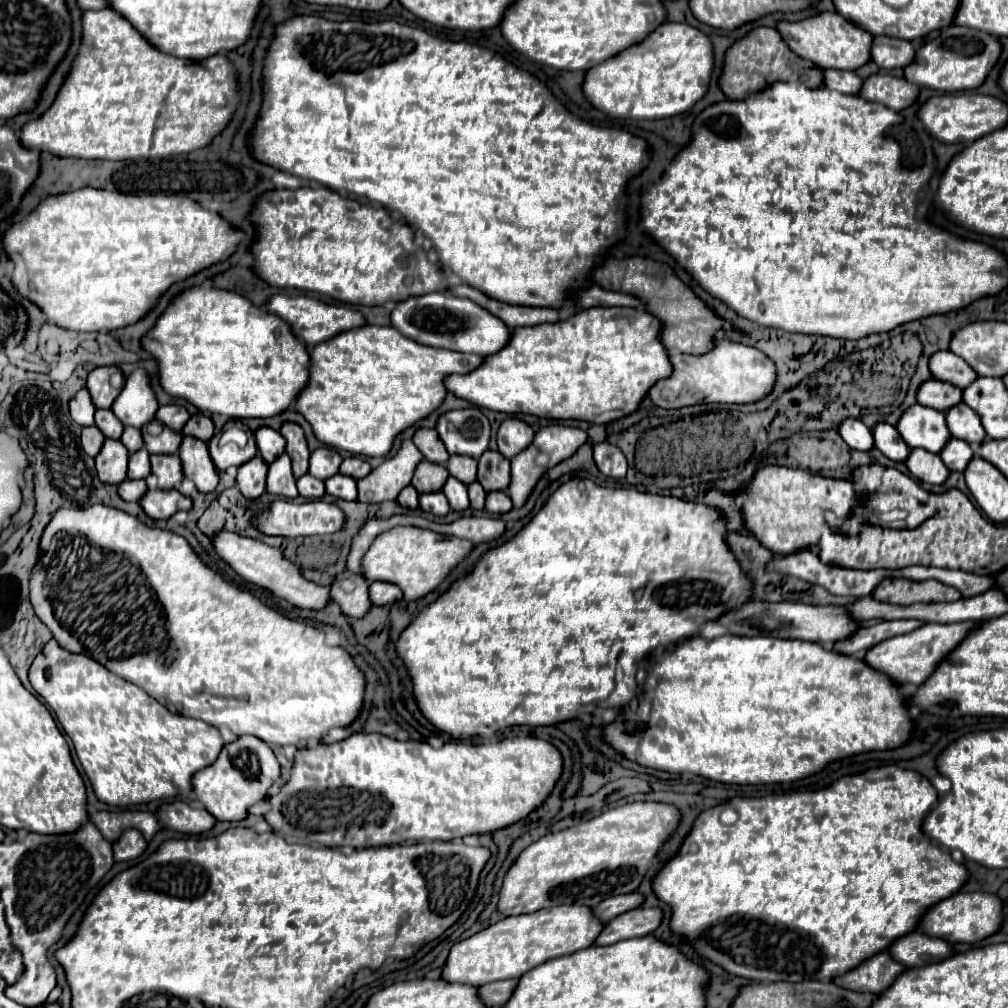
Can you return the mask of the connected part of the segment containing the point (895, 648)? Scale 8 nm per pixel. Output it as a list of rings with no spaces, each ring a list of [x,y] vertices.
[[[962,621],[962,623],[950,623],[950,625],[924,623],[920,629],[912,633],[886,639],[886,643],[878,643],[876,647],[872,647],[866,653],[866,663],[876,671],[890,675],[900,685],[918,687],[932,675],[932,671],[936,671],[938,663],[946,659],[948,653],[954,651],[962,643],[962,639],[966,639],[966,635],[974,631],[978,625],[980,625],[978,621]]]

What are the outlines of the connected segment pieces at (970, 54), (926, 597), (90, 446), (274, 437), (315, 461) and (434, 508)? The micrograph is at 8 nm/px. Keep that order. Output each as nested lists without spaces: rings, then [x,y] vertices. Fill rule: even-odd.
[[[950,25],[934,41],[918,49],[916,61],[904,69],[904,77],[920,87],[950,91],[950,93],[978,89],[986,81],[992,67],[998,63],[1000,53],[1002,53],[1002,43],[998,41],[998,37],[986,31]]]
[[[882,579],[874,589],[872,597],[884,603],[912,605],[912,603],[940,603],[956,601],[960,595],[954,587],[934,579],[910,581],[910,579]]]
[[[90,425],[90,427],[82,429],[82,447],[90,457],[96,457],[100,453],[100,447],[102,447],[104,439],[106,437],[102,435],[102,431],[96,425]]]
[[[260,427],[256,431],[256,443],[258,443],[260,455],[262,455],[262,459],[266,459],[266,463],[272,463],[286,449],[286,439],[270,427]]]
[[[320,447],[310,457],[310,475],[318,477],[318,479],[328,479],[328,477],[338,473],[342,461],[344,459],[336,449]]]
[[[436,491],[434,495],[420,495],[420,509],[426,513],[444,517],[444,515],[448,515],[450,505],[448,505],[448,499],[444,497],[444,493]]]

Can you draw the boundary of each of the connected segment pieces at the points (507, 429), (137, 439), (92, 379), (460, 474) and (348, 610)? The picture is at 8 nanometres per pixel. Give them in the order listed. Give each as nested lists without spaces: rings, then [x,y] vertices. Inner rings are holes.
[[[506,419],[498,429],[498,449],[506,459],[516,457],[534,441],[534,431],[520,419]]]
[[[126,427],[124,433],[122,433],[122,439],[120,439],[120,441],[126,445],[126,449],[128,449],[130,453],[134,453],[134,451],[138,451],[138,449],[144,447],[142,431],[136,429],[136,427]]]
[[[110,365],[110,367],[98,367],[88,375],[86,387],[98,409],[110,409],[114,399],[118,397],[118,393],[124,389],[122,381],[120,381],[120,387],[114,387],[110,381],[116,371],[120,371],[120,369],[116,365]]]
[[[452,455],[448,459],[446,469],[450,471],[450,475],[454,475],[458,481],[462,481],[464,485],[470,485],[476,481],[476,461],[464,455]]]
[[[358,575],[354,577],[354,593],[346,593],[340,587],[340,579],[342,577],[338,577],[334,581],[334,585],[332,585],[332,599],[340,605],[344,615],[356,617],[356,619],[364,617],[370,611],[370,607],[372,607],[372,601],[368,597],[368,583],[366,583],[366,579],[358,577]]]

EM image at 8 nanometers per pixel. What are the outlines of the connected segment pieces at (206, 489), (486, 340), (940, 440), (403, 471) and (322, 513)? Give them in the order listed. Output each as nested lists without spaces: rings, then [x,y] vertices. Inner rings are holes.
[[[184,437],[180,445],[180,459],[182,459],[184,475],[190,481],[194,481],[194,485],[202,493],[210,493],[216,489],[220,477],[216,465],[212,463],[206,441],[200,441],[196,437]]]
[[[428,293],[416,299],[406,299],[396,305],[390,317],[392,325],[416,343],[450,351],[476,353],[482,357],[498,353],[502,347],[506,347],[512,335],[512,331],[502,323],[502,319],[498,319],[478,303],[446,293]]]
[[[918,403],[906,409],[896,429],[912,449],[920,447],[932,453],[940,453],[952,439],[952,433],[946,425],[946,415],[938,409],[924,407]]]
[[[404,441],[394,459],[384,461],[366,479],[358,481],[358,499],[364,503],[396,501],[400,491],[410,485],[414,469],[422,459],[418,447],[412,441]]]
[[[278,499],[268,507],[268,513],[252,515],[250,523],[252,523],[252,527],[256,527],[264,535],[296,539],[296,537],[310,537],[310,535],[322,535],[322,533],[336,533],[344,523],[344,515],[338,509],[338,505],[326,503],[326,501],[290,503],[290,501],[280,501]]]

